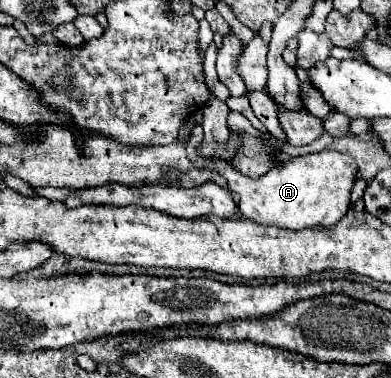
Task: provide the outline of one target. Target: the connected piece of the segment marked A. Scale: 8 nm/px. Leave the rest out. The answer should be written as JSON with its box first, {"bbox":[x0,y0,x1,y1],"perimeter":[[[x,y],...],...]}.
{"bbox":[220,150,358,230],"perimeter":[[[332,150],[290,158],[288,162],[270,168],[270,172],[260,178],[248,178],[228,166],[220,168],[222,176],[228,180],[230,190],[238,194],[238,208],[242,218],[262,226],[270,224],[290,230],[302,230],[316,224],[336,224],[346,214],[356,170],[358,166],[352,156]]]}

